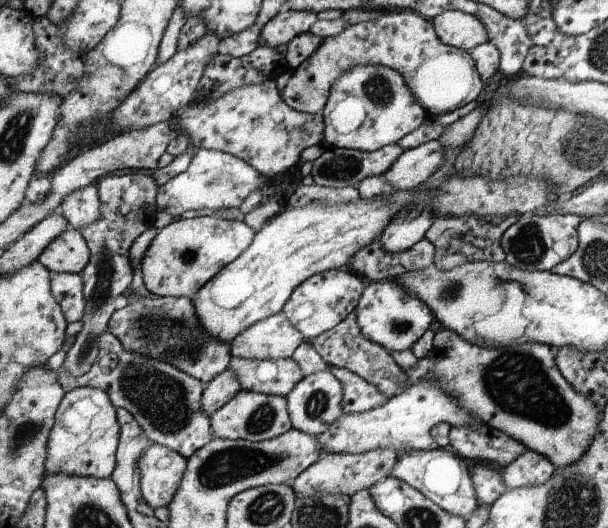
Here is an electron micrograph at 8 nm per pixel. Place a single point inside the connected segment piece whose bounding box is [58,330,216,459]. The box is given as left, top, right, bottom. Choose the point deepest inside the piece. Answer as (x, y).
(166, 401)

